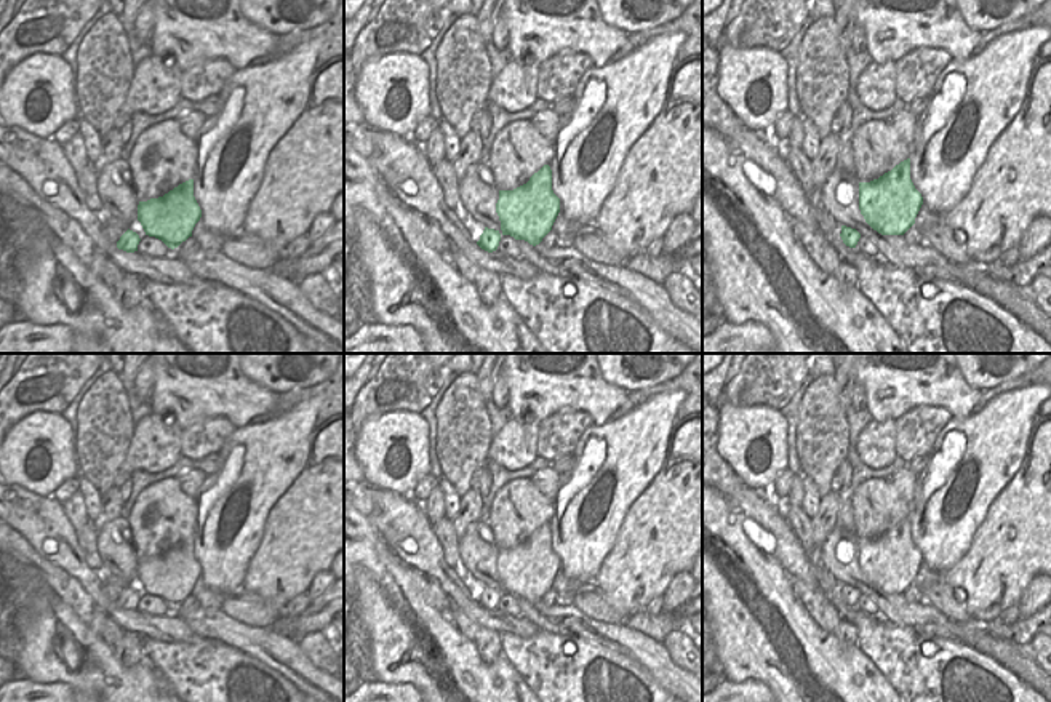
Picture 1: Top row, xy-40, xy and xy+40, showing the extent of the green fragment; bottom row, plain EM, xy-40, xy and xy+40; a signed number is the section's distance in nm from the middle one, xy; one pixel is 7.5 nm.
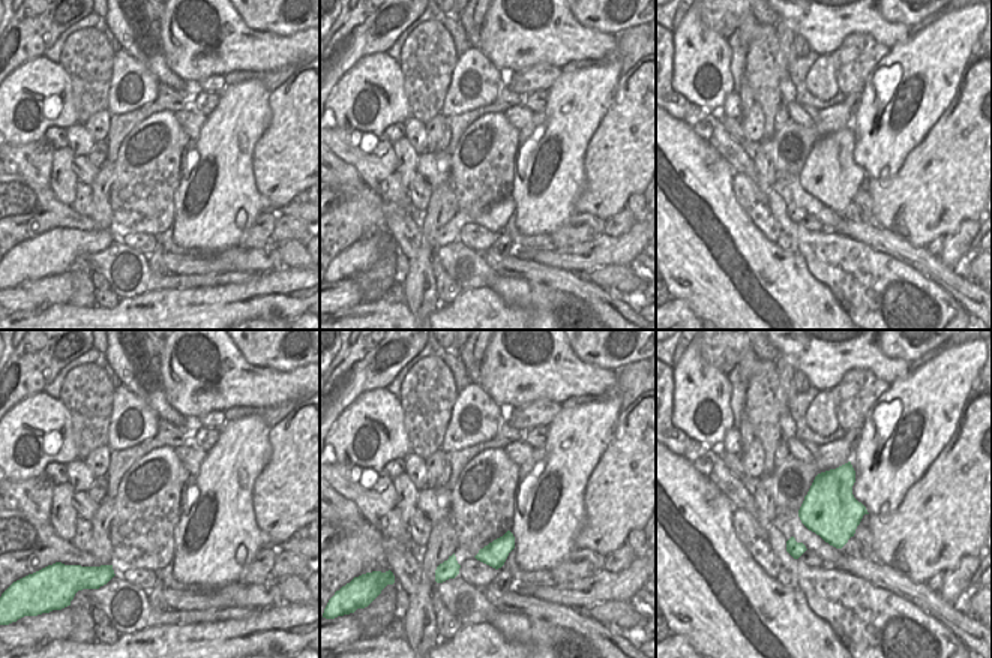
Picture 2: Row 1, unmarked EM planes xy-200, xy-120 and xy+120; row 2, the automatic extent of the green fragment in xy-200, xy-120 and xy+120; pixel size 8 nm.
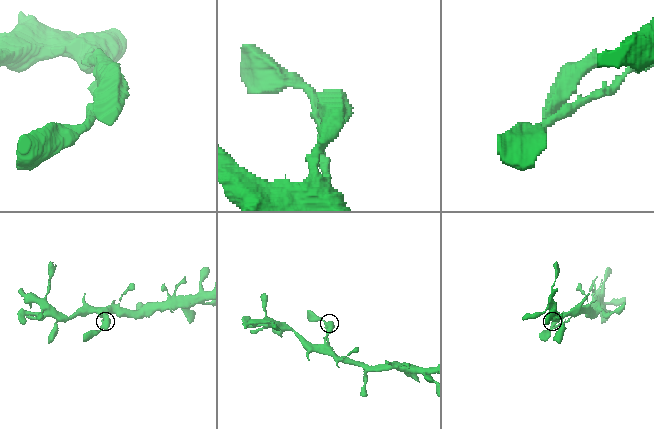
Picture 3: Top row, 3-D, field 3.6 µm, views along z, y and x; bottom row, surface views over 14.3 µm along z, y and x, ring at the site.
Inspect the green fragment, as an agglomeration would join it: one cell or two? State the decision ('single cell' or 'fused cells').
single cell

